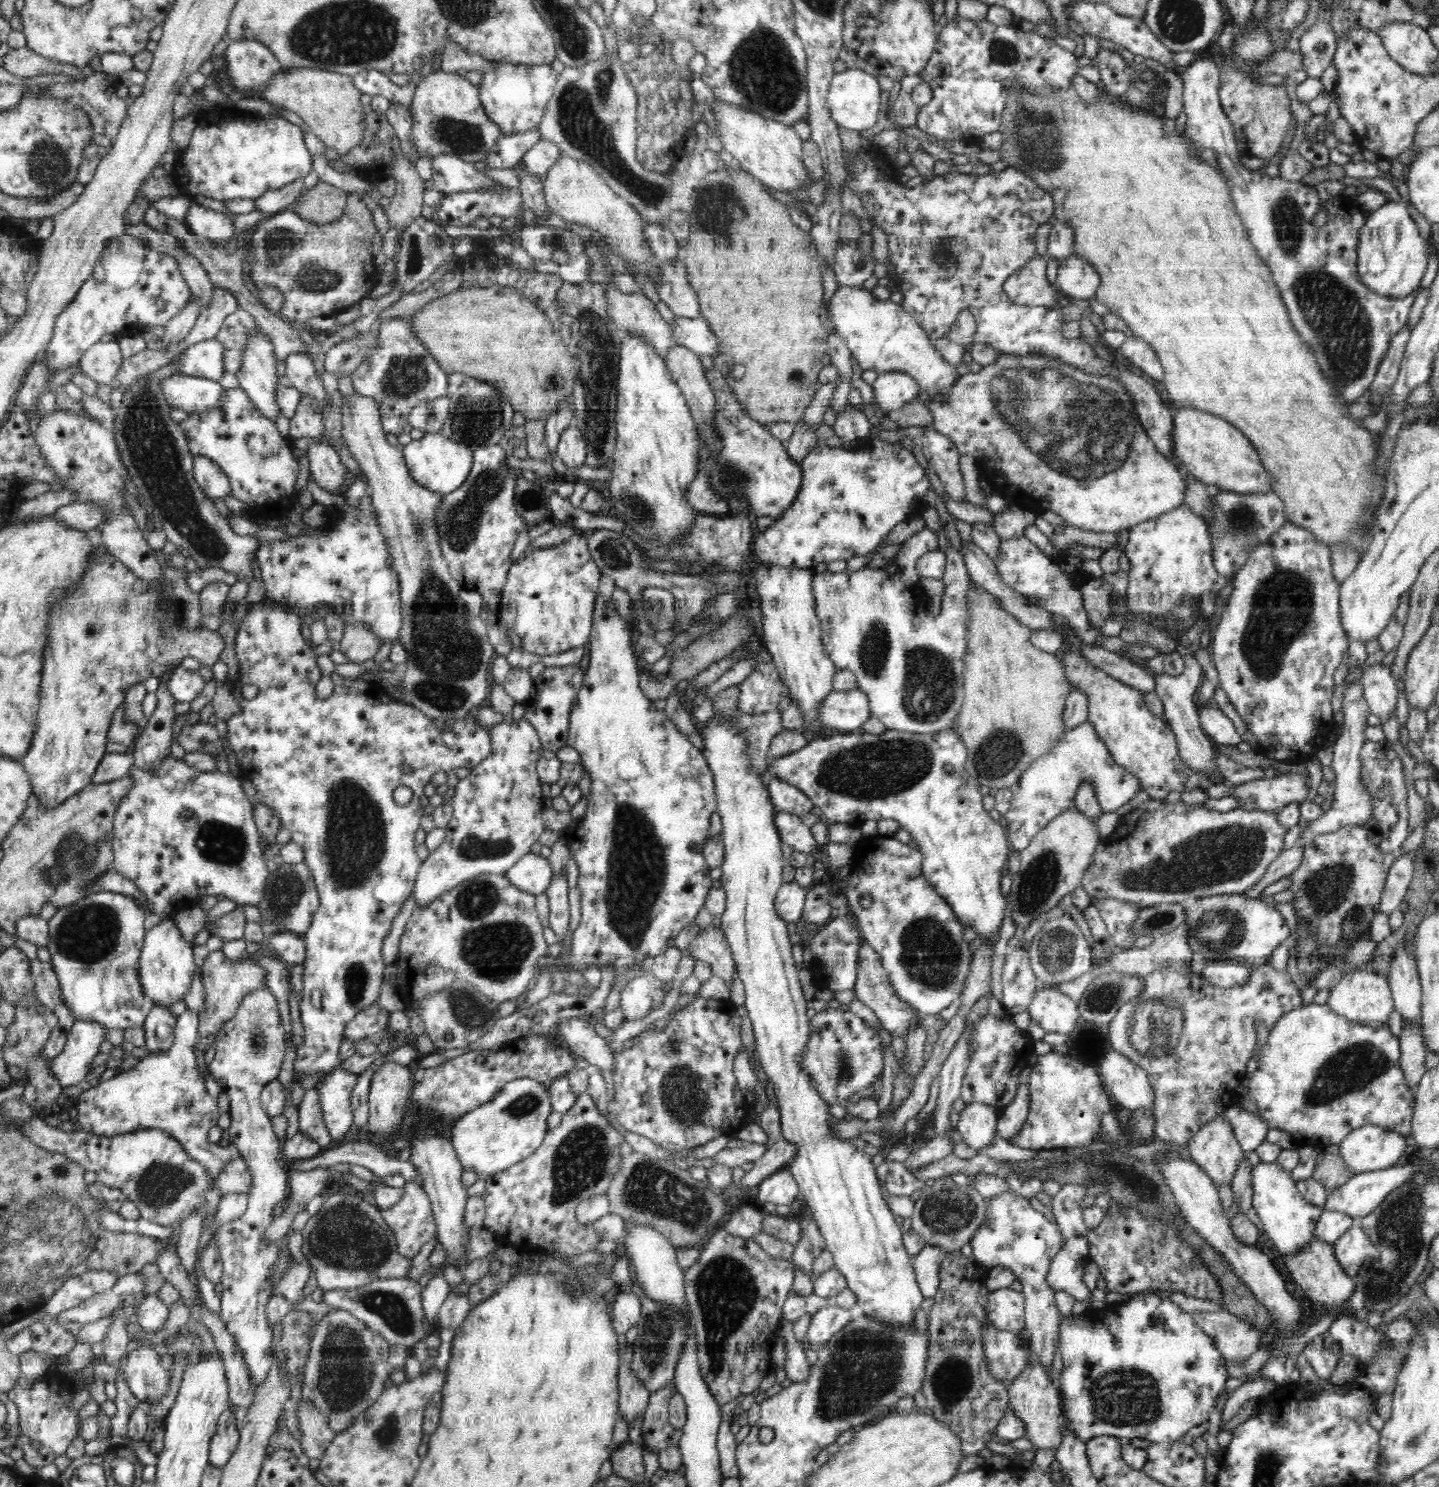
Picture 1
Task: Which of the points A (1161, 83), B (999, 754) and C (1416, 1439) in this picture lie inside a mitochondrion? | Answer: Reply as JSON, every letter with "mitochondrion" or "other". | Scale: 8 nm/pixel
{"A":"other","B":"mitochondrion","C":"mitochondrion"}

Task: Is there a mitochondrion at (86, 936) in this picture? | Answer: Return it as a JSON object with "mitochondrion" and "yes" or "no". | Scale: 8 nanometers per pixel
{"mitochondrion":"yes"}

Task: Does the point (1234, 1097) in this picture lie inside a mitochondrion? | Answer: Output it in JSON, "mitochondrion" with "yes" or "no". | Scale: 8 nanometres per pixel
{"mitochondrion":"no"}

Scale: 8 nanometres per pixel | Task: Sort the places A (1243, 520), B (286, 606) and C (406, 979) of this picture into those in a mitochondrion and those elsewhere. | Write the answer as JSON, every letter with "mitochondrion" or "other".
{"A":"mitochondrion","B":"other","C":"other"}

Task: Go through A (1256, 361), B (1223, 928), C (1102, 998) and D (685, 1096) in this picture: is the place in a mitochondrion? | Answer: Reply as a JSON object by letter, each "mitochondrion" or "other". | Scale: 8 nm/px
{"A":"other","B":"mitochondrion","C":"mitochondrion","D":"mitochondrion"}

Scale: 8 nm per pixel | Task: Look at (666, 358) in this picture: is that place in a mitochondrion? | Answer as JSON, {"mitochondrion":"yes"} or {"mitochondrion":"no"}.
{"mitochondrion":"no"}

